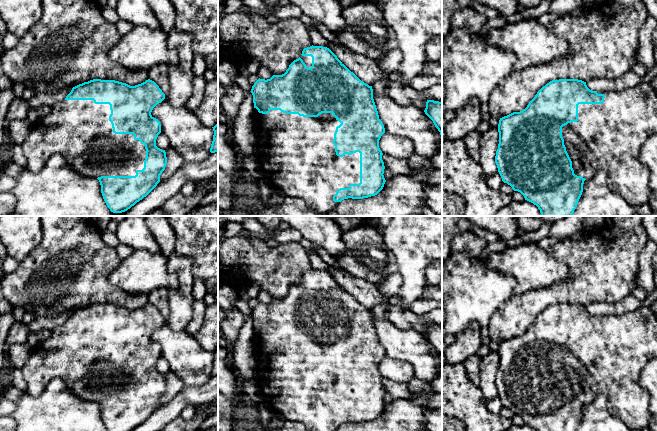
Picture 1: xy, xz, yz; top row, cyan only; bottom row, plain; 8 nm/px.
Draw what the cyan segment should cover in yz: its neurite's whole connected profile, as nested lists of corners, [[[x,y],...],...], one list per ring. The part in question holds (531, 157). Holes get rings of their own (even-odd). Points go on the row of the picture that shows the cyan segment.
[[[578,79],[552,80],[543,86],[529,102],[527,107],[520,112],[513,112],[500,118],[498,124],[499,144],[496,151],[495,163],[504,183],[520,192],[525,200],[533,203],[540,210],[541,216],[572,216],[583,192],[583,184],[586,179],[592,178],[598,170],[604,170],[608,174],[609,188],[612,192],[623,197],[631,206],[636,207],[648,204],[652,190],[649,186],[650,170],[640,161],[639,153],[645,142],[657,133],[657,95],[650,83],[640,81],[637,85],[623,90],[592,91],[586,82]]]

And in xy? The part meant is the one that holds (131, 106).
[[[93,79],[79,84],[72,88],[71,92],[64,100],[54,104],[51,107],[51,112],[47,116],[33,124],[30,134],[21,145],[26,157],[26,167],[32,172],[39,172],[53,155],[60,154],[73,165],[77,173],[86,177],[95,177],[99,180],[103,199],[111,212],[125,212],[146,197],[157,186],[157,184],[160,182],[160,175],[165,170],[167,164],[166,152],[165,150],[162,150],[156,146],[156,139],[161,133],[161,124],[158,119],[151,115],[153,108],[157,104],[161,103],[164,99],[165,94],[162,92],[159,86],[150,79],[135,86],[130,86],[126,83],[115,80],[101,79]]]

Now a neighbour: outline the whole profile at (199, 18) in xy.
[[[170,0],[176,11],[175,28],[193,36],[194,55],[218,55],[218,0]]]

